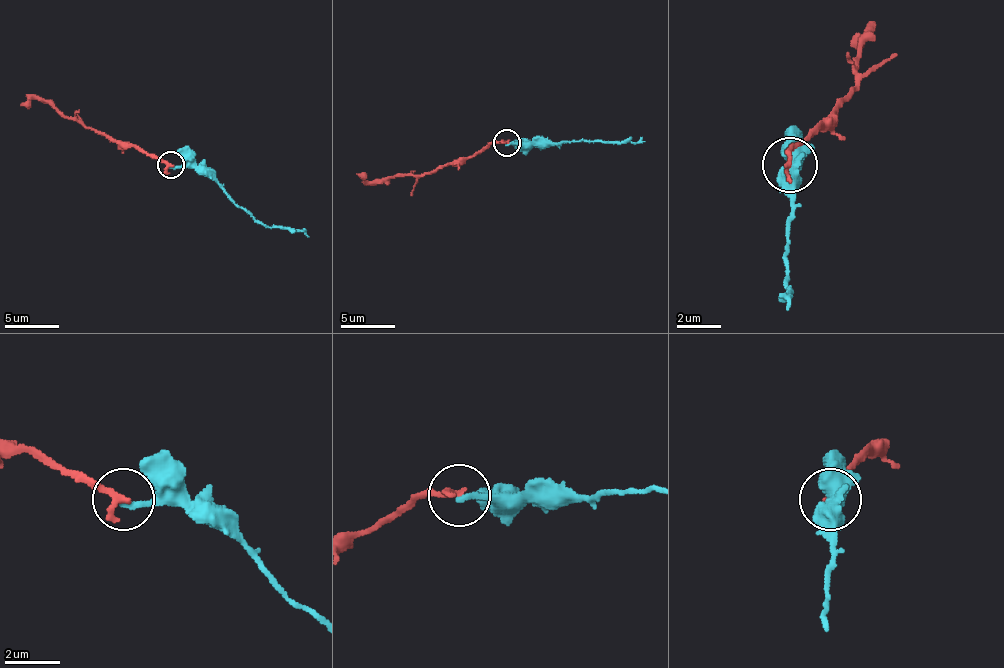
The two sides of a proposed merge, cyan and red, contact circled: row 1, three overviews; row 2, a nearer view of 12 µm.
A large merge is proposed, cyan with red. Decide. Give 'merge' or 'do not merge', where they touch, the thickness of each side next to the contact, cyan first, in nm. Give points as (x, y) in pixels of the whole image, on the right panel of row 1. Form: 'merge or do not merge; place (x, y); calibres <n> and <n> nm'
do not merge; place (790, 164); calibres 240 and 280 nm

